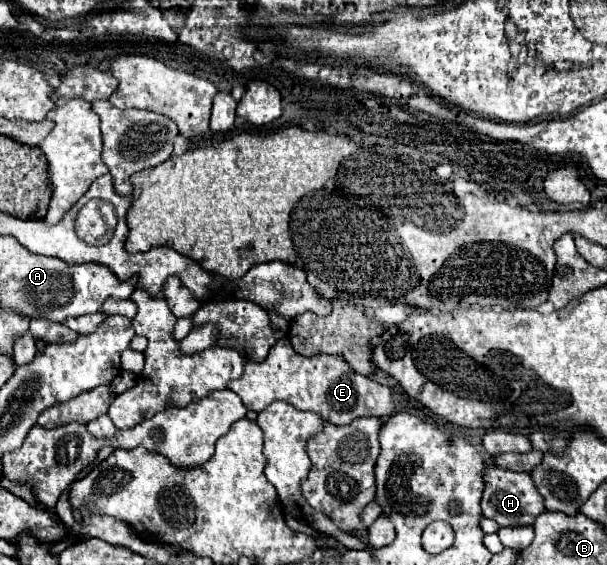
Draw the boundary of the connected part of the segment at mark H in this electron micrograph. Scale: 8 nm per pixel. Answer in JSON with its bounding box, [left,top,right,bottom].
[481,466,545,526]

